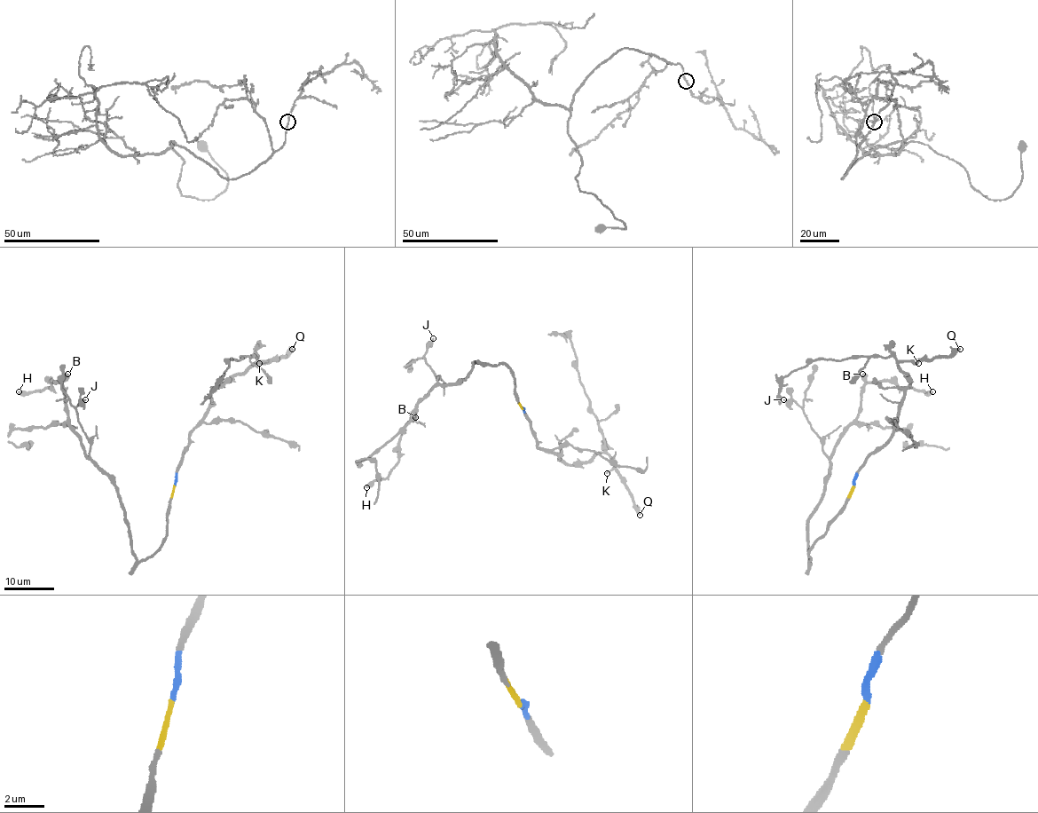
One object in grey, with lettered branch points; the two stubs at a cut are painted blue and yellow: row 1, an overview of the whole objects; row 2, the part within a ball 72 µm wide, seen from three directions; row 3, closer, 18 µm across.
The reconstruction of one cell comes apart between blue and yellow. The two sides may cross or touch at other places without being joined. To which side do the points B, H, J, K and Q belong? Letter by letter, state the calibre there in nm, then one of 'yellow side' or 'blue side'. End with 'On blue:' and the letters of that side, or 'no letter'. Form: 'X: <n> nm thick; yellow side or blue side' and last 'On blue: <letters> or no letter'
B: 600 nm thick; yellow side
H: 420 nm thick; yellow side
J: 170 nm thick; yellow side
K: 130 nm thick; blue side
Q: 400 nm thick; blue side
On blue: K, Q

